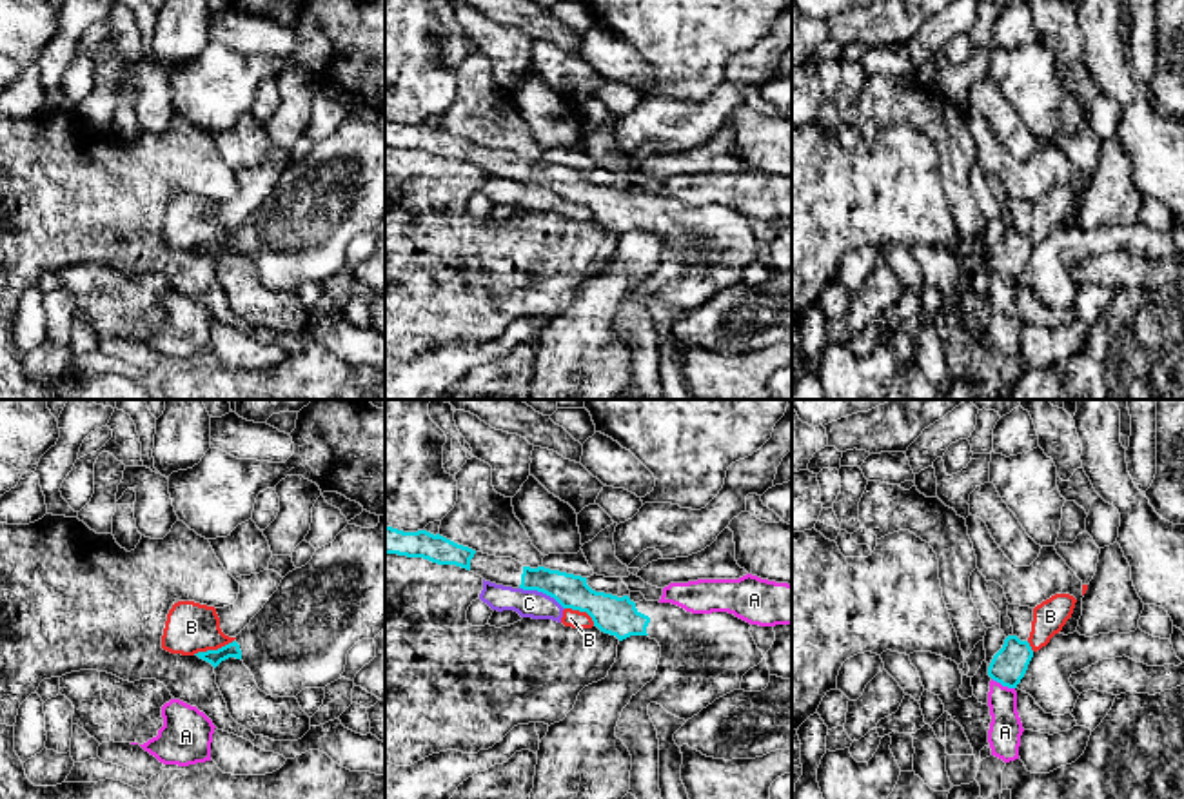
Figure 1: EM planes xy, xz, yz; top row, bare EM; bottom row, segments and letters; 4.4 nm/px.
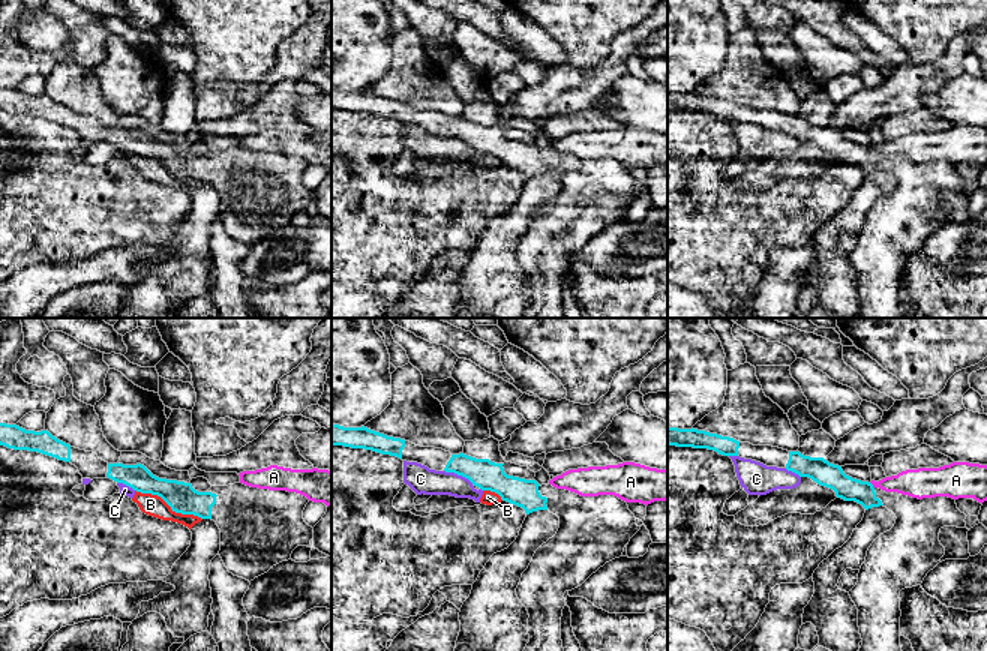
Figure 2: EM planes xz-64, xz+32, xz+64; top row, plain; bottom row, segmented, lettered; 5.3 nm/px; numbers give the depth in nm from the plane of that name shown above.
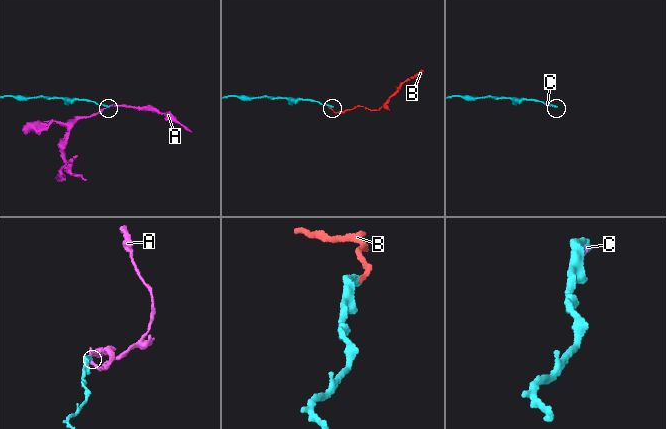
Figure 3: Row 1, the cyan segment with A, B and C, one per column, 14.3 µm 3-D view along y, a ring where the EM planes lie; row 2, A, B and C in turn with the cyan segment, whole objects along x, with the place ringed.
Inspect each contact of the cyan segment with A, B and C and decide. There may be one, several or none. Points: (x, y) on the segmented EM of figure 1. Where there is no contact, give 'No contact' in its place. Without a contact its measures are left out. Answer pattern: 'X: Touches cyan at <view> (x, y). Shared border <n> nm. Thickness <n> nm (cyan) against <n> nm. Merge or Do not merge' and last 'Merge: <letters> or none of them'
A: Touches cyan at yz (1003, 685). Shared border 120 nm. Thickness 160 nm (cyan) against 150 nm. Do not merge
B: Touches cyan at xy (213, 651). Shared border 200 nm. Thickness 70 nm (cyan) against 220 nm. Do not merge
C: Touches cyan at xz (542, 591). Shared border 220 nm. Thickness 150 nm (cyan) against 130 nm. Do not merge
Merge: none of them

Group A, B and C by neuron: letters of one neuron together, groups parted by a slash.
A / B C

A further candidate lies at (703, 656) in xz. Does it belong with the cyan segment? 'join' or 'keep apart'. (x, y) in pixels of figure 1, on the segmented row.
join

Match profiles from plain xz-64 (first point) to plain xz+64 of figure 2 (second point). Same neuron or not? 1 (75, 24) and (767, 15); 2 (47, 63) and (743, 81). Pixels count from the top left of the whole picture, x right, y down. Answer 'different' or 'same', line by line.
1: same
2: different

